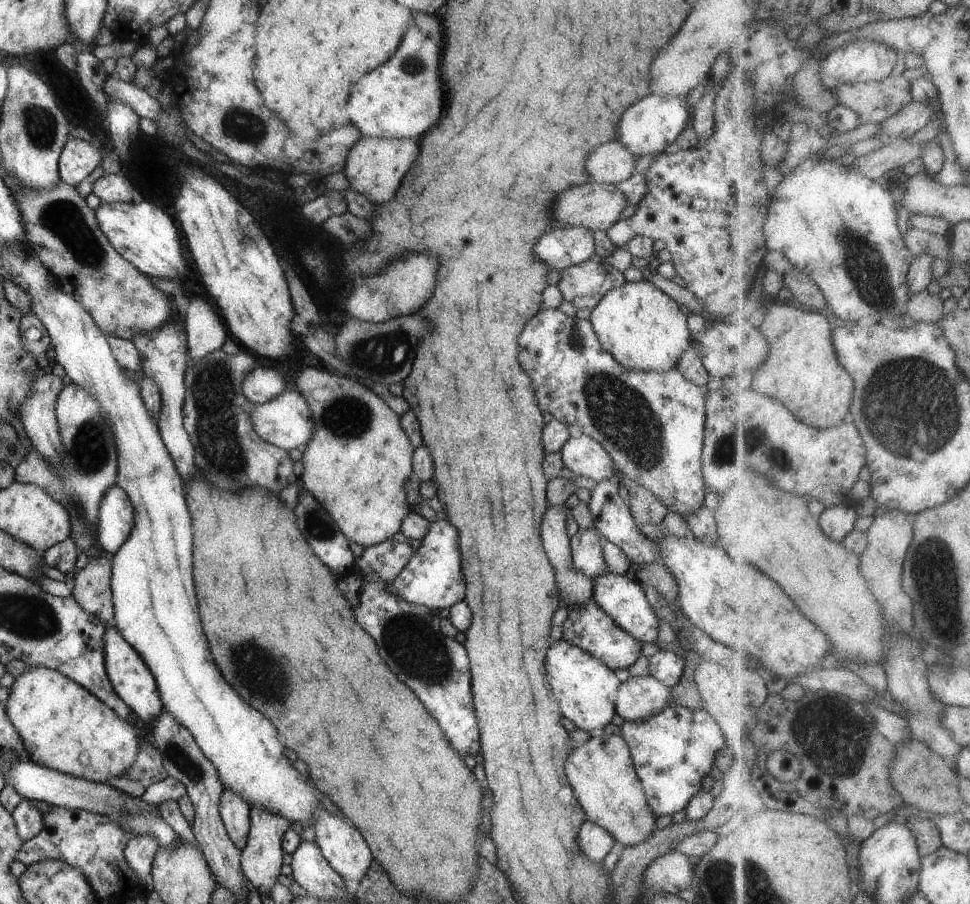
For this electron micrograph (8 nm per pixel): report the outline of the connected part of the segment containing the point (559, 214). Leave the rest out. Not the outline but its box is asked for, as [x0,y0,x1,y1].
[551,182,627,232]

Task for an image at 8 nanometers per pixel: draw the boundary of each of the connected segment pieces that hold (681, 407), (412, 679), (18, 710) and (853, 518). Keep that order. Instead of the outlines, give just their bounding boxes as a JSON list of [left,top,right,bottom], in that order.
[[518,309,709,517],[340,531,478,756],[5,667,142,783],[820,505,860,543]]

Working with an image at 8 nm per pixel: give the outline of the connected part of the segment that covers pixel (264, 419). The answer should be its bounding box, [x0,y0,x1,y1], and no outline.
[251,390,315,451]

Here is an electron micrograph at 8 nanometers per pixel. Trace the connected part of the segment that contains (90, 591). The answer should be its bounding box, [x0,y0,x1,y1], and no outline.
[71,554,114,623]

